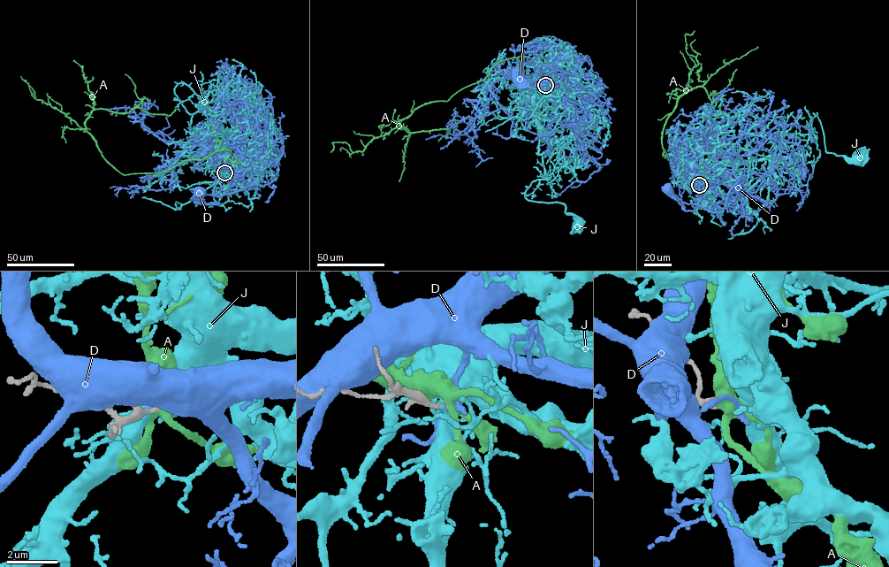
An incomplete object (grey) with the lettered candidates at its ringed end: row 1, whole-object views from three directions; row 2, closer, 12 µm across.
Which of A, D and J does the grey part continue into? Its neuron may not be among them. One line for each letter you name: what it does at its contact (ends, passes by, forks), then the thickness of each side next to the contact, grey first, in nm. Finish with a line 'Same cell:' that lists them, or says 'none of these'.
J: it passes by; calibres 150 and 500 nm
Same cell: J

